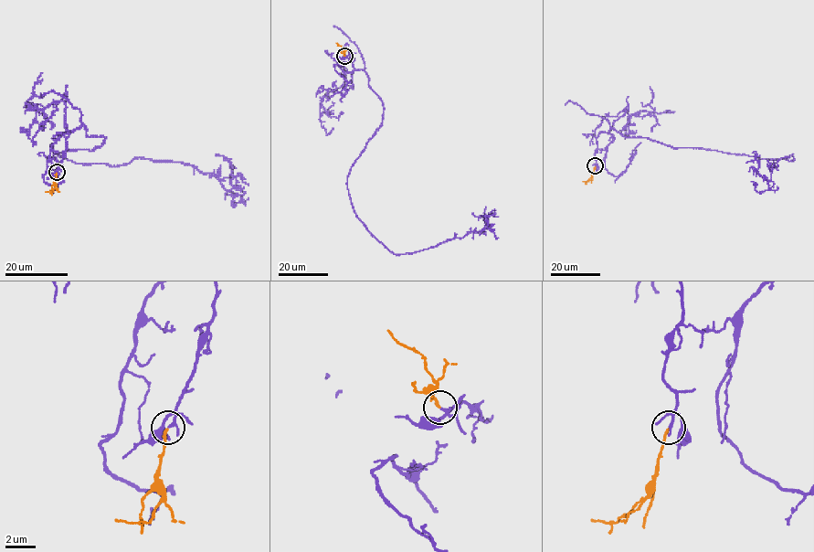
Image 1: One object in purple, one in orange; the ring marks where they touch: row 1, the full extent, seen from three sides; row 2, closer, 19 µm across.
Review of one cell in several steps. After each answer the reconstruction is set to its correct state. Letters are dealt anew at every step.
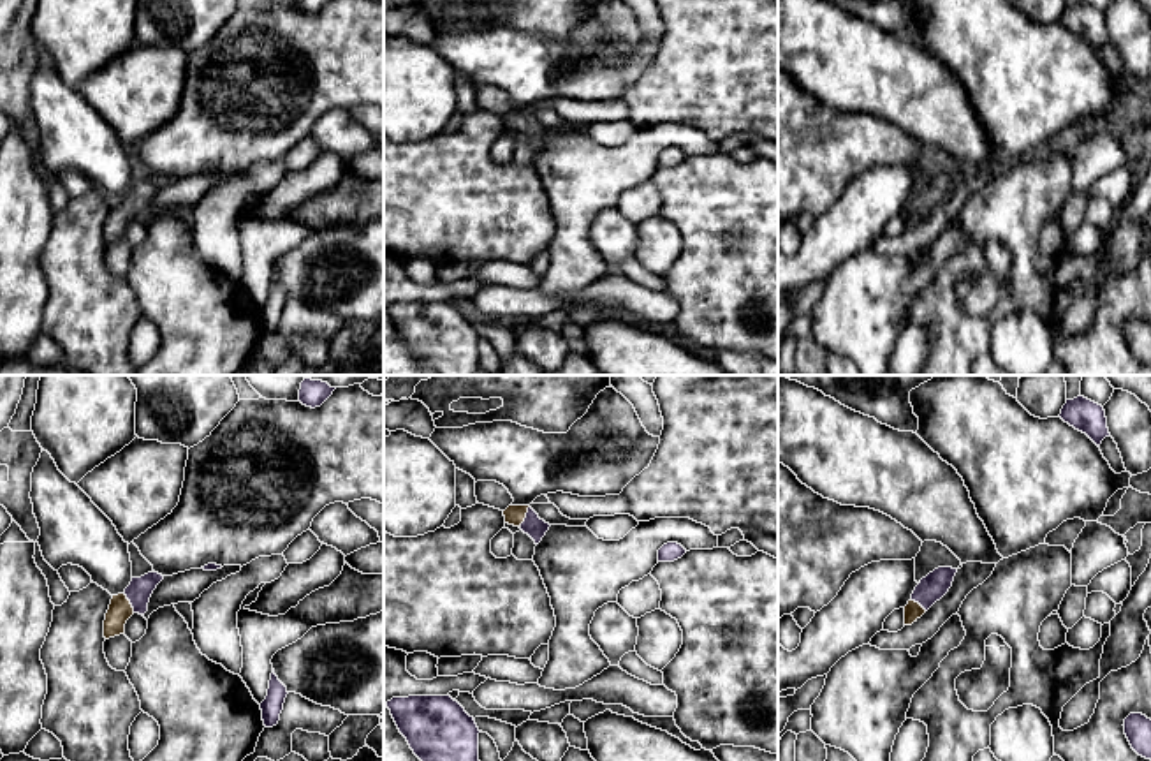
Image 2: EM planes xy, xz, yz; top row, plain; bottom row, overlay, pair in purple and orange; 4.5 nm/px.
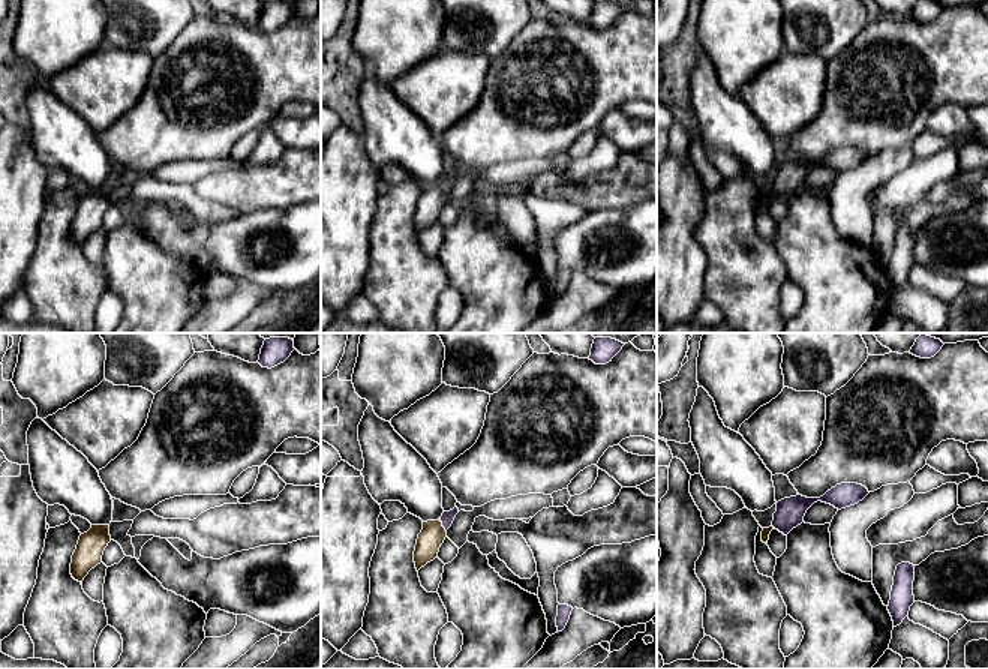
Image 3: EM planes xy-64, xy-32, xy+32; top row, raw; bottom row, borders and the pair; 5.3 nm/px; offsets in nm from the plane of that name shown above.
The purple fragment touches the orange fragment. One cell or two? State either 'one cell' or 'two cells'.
one cell

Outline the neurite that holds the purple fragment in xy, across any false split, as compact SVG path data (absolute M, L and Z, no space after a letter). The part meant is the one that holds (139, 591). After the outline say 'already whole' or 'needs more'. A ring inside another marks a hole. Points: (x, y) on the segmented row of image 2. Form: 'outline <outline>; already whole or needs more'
outline M148 573L141 578L132 578L123 594L113 595L104 620L106 639L125 634L127 620L134 613L144 615L148 611L150 597L162 580L162 574Z; needs more

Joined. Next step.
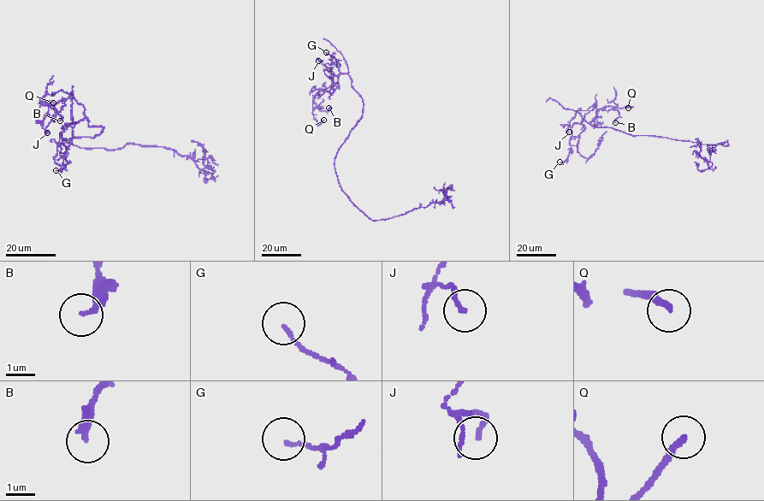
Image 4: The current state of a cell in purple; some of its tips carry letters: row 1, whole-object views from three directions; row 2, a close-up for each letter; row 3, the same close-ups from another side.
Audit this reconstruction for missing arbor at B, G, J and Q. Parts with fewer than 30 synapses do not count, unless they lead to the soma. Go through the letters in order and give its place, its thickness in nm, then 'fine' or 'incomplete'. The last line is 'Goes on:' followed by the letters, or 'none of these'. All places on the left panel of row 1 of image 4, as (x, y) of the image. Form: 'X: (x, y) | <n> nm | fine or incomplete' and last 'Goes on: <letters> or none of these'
B: (60, 120) | 280 nm | fine
G: (56, 170) | 100 nm | fine
J: (47, 132) | 140 nm | fine
Q: (53, 103) | 240 nm | incomplete
Goes on: Q

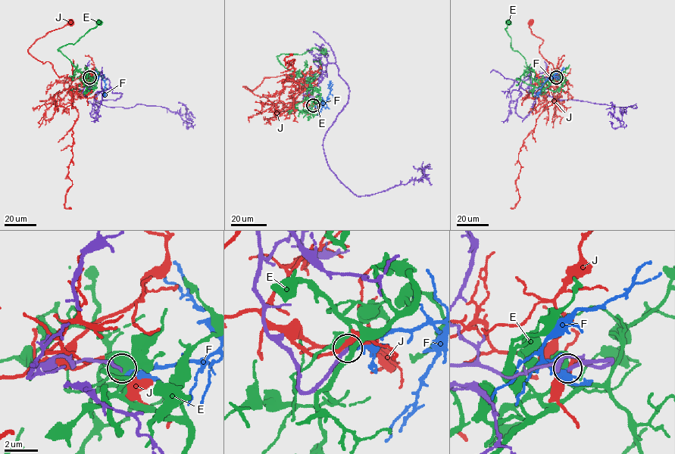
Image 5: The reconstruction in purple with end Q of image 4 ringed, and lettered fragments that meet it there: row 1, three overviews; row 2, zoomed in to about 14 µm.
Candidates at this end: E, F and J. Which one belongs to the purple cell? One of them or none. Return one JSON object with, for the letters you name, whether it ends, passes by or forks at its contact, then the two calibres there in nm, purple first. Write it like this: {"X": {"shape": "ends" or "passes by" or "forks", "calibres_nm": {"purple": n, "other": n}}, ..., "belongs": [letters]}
{"F": {"shape": "ends", "calibres_nm": {"purple": 240, "other": 480}}, "belongs": ["F"]}

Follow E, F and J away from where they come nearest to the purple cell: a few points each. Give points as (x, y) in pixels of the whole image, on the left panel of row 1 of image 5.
E: (89, 77), (95, 83), (96, 87), (93, 88), (89, 79), (57, 50), (69, 44), (75, 44), (98, 22)
F: (89, 77), (101, 77), (106, 95)
J: (89, 77), (65, 81), (75, 92), (72, 101), (78, 113), (67, 174), (72, 185), (64, 203), (71, 208)

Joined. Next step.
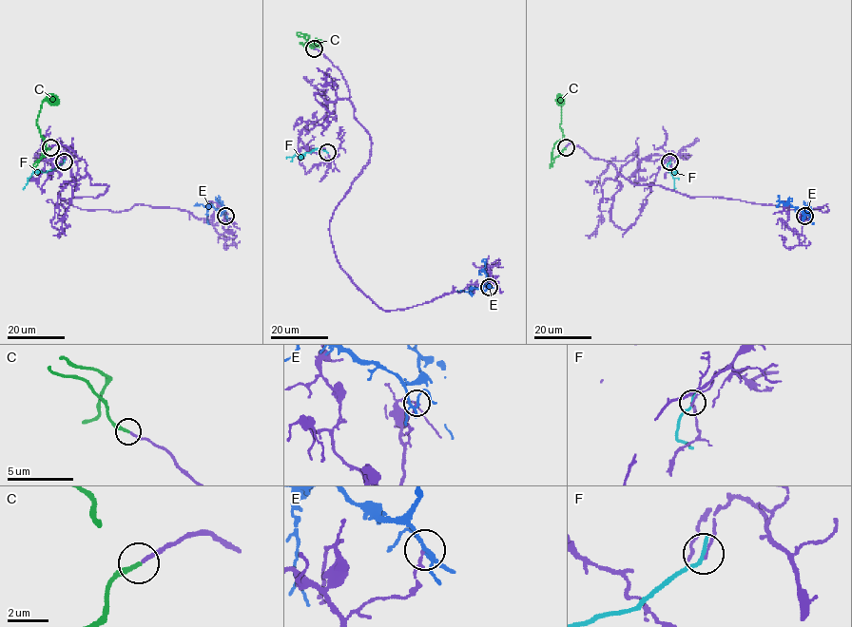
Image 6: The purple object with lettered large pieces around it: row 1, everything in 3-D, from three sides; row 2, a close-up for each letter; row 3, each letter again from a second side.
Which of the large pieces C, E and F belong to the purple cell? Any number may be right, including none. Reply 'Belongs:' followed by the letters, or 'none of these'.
Belongs: C

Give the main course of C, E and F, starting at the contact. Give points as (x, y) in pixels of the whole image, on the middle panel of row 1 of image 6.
C: (313, 48), (297, 33), (309, 36), (304, 46), (300, 44), (321, 41)
E: (488, 288), (486, 285), (473, 289), (473, 294)
F: (327, 152), (316, 149), (286, 157)

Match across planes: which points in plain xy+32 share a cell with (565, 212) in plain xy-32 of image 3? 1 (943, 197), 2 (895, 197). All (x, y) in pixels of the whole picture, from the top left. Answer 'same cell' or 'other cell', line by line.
1: same cell
2: other cell

